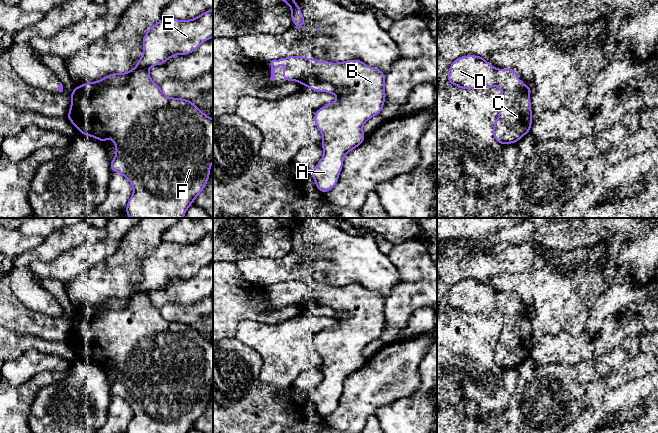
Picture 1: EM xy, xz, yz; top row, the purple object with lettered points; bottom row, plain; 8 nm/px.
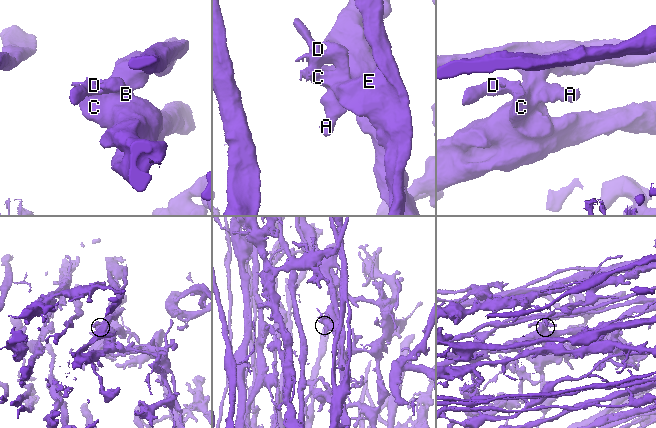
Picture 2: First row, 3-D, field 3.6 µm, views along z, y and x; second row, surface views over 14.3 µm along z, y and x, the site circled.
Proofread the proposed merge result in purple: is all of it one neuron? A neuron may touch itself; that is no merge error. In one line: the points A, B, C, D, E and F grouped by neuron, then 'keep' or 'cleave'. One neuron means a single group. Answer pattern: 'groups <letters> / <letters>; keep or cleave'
groups A B C D F / E; cleave

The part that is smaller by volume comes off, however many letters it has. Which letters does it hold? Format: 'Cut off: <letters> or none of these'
Cut off: E

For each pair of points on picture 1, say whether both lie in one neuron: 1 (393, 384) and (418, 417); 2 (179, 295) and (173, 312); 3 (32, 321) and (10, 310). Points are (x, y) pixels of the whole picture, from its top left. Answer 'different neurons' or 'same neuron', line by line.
1: different neurons
2: different neurons
3: same neuron

